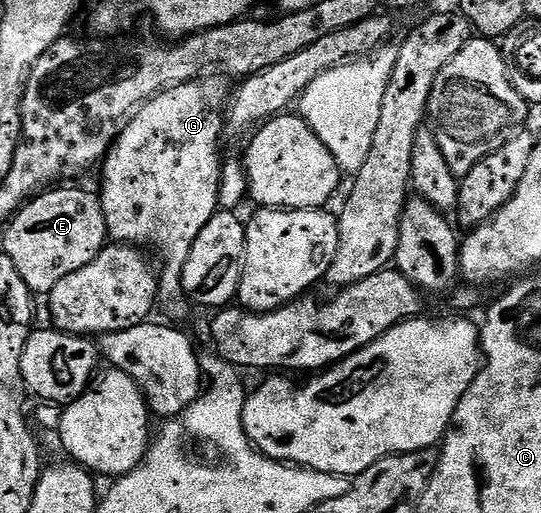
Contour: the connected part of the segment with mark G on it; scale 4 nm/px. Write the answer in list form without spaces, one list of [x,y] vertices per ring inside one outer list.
[[[210,76],[202,78],[199,82],[179,84],[155,96],[122,126],[100,167],[102,170],[99,197],[108,237],[117,244],[138,248],[150,246],[157,253],[159,298],[173,310],[179,309],[187,302],[181,281],[193,242],[219,210],[217,201],[223,165],[221,133],[224,135],[227,130],[225,111],[231,97],[231,86],[228,84],[230,85],[224,77]]]

